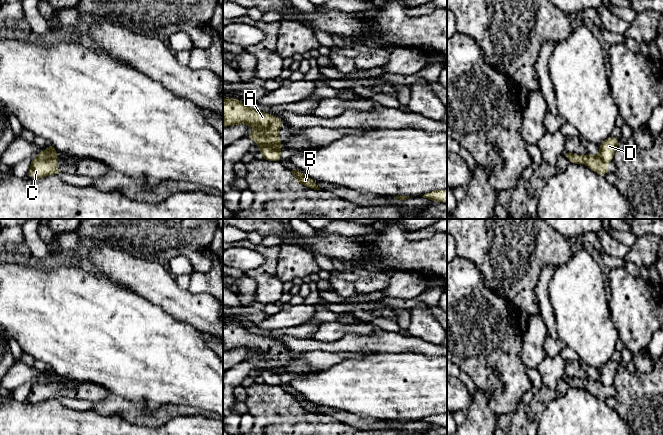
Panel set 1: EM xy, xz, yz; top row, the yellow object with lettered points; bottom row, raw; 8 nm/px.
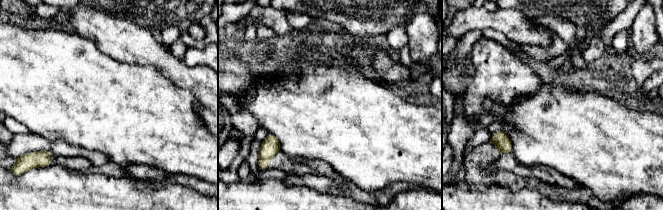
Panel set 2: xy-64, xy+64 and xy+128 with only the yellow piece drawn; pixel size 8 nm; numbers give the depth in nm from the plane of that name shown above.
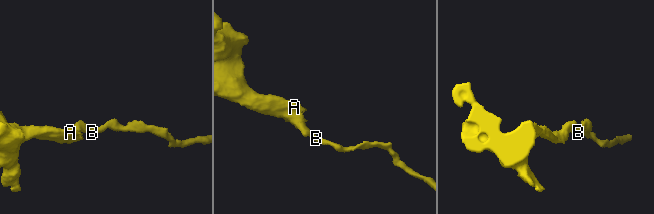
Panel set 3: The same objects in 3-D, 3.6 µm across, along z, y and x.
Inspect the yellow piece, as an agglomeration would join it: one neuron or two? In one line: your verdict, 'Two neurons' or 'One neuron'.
Two neurons

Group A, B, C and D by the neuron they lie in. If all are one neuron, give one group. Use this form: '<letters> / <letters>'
A C / B D

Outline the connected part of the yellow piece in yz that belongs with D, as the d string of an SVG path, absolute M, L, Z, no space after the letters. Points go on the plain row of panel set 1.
M608 361L600 370L599 381L604 386L613 385L616 372L619 368L619 361Z

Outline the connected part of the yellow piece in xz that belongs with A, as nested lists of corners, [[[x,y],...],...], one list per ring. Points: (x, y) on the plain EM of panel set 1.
[[[223,322],[223,351],[238,348],[246,348],[253,353],[257,350],[263,352],[261,356],[253,354],[246,360],[258,368],[258,374],[283,372],[278,357],[284,346],[279,341],[253,333],[236,322]]]

